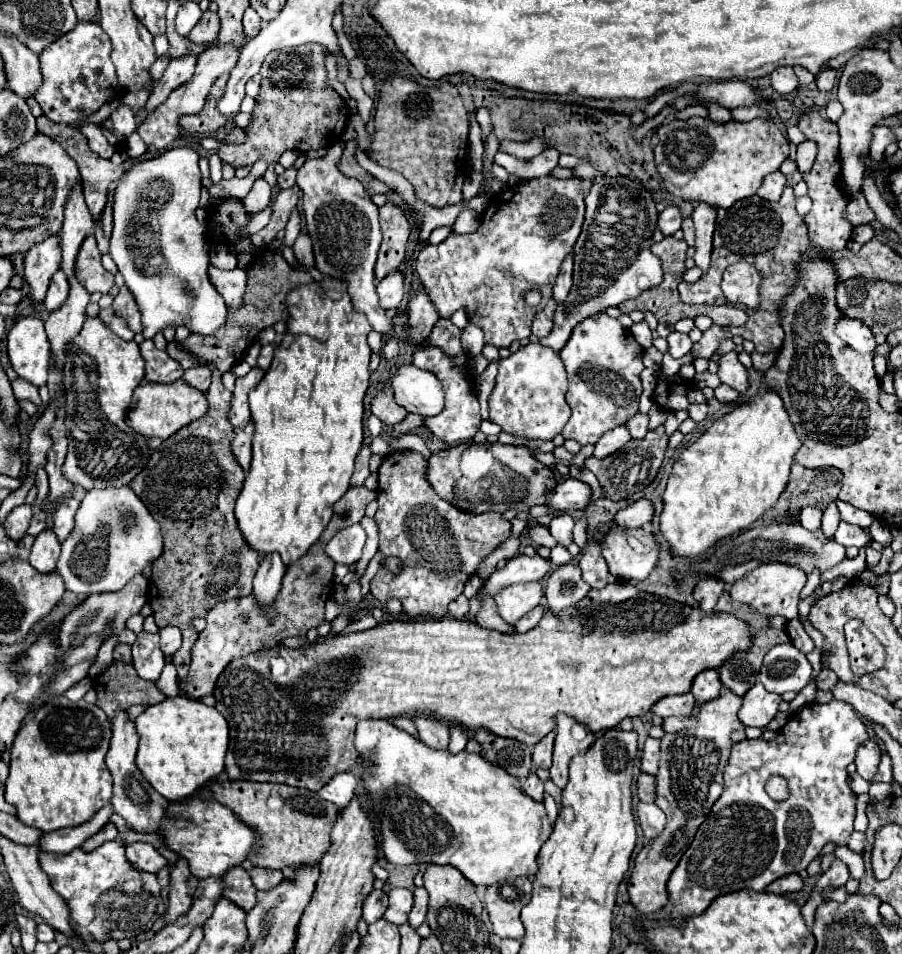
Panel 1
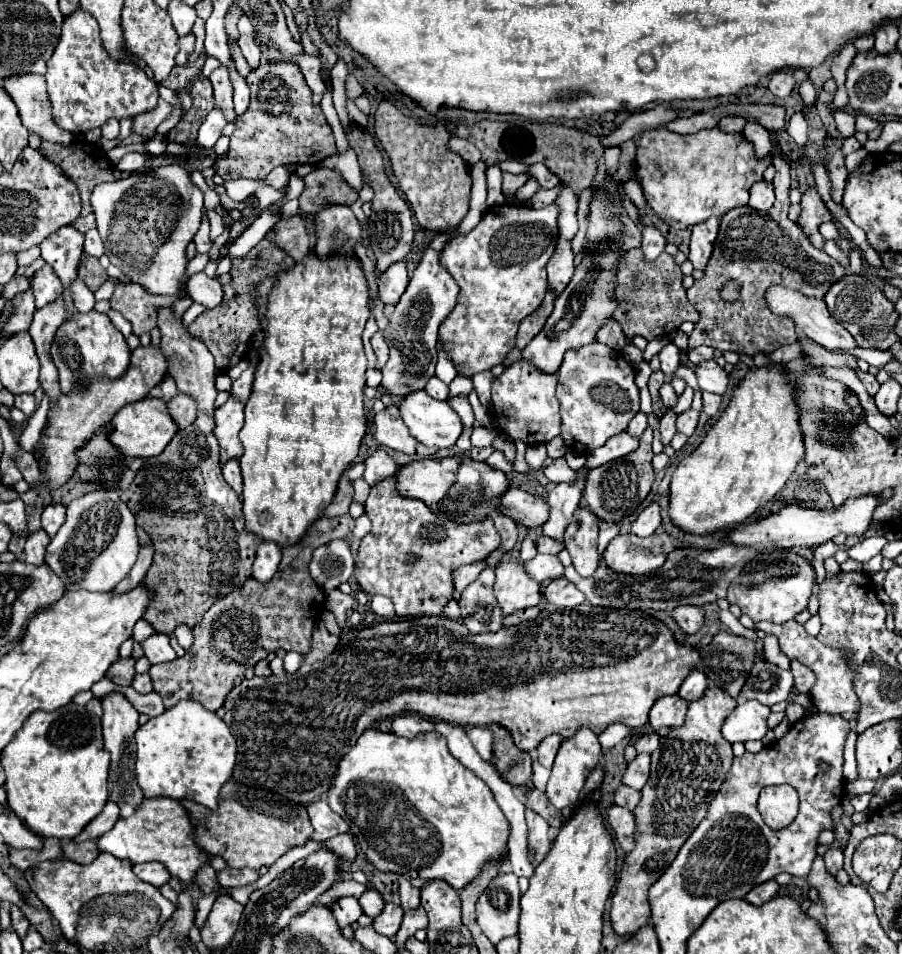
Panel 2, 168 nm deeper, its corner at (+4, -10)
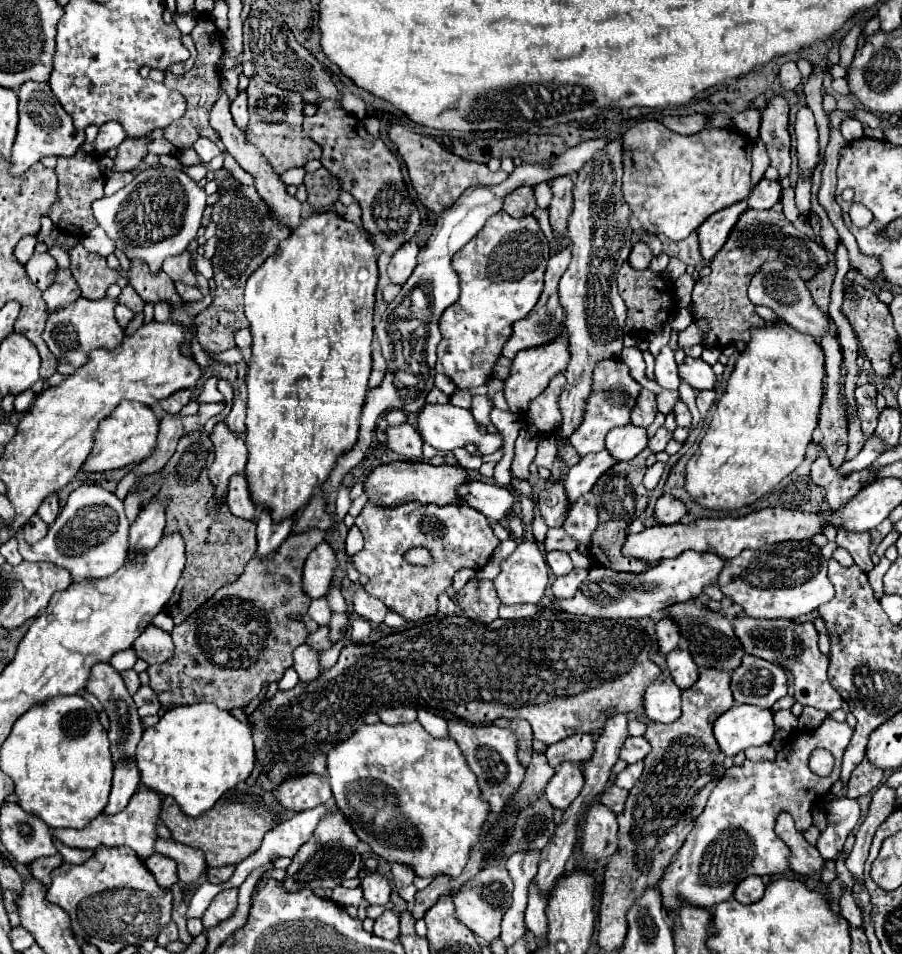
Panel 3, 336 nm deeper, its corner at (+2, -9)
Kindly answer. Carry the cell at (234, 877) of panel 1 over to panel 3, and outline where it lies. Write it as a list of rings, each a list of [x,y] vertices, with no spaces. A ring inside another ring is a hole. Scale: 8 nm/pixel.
[[[157,840],[157,852],[173,858],[177,862],[177,872],[179,872],[179,880],[185,884],[197,884],[205,872],[207,872],[207,862],[205,862],[205,854],[197,848],[179,844],[179,842],[171,842],[171,840]]]

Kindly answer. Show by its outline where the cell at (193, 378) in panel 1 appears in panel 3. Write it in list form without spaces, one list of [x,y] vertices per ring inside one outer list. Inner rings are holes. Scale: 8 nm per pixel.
[[[167,412],[161,420],[157,450],[153,452],[153,458],[147,458],[145,462],[141,462],[141,466],[137,466],[137,470],[135,470],[137,480],[141,480],[141,476],[145,476],[145,474],[153,474],[157,470],[161,470],[161,466],[165,466],[165,462],[173,456],[181,436],[183,436],[183,416]]]

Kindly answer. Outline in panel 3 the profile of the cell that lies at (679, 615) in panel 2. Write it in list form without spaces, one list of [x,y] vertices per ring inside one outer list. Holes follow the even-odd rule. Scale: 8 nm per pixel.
[[[663,616],[663,618],[657,622],[659,652],[661,652],[661,654],[667,654],[667,652],[675,650],[677,644],[679,644],[679,638],[681,638],[681,632],[679,632],[679,626],[675,624],[675,620]]]

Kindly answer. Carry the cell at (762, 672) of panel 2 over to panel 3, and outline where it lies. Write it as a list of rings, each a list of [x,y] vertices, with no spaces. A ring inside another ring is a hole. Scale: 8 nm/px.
[[[747,654],[743,664],[733,672],[731,690],[739,704],[771,708],[777,700],[787,696],[787,678],[777,664]]]

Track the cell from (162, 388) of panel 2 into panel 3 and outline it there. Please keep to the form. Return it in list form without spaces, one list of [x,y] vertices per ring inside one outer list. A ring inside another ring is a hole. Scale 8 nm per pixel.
[[[177,390],[175,394],[159,400],[159,408],[165,412],[179,412],[191,398],[191,390]]]

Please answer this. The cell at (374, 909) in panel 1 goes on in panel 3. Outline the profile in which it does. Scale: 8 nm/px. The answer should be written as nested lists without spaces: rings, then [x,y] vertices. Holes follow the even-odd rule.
[[[367,874],[361,882],[361,888],[363,888],[363,896],[365,900],[375,906],[385,906],[389,904],[389,894],[391,894],[391,886],[387,882],[387,878],[379,876],[379,874]]]

